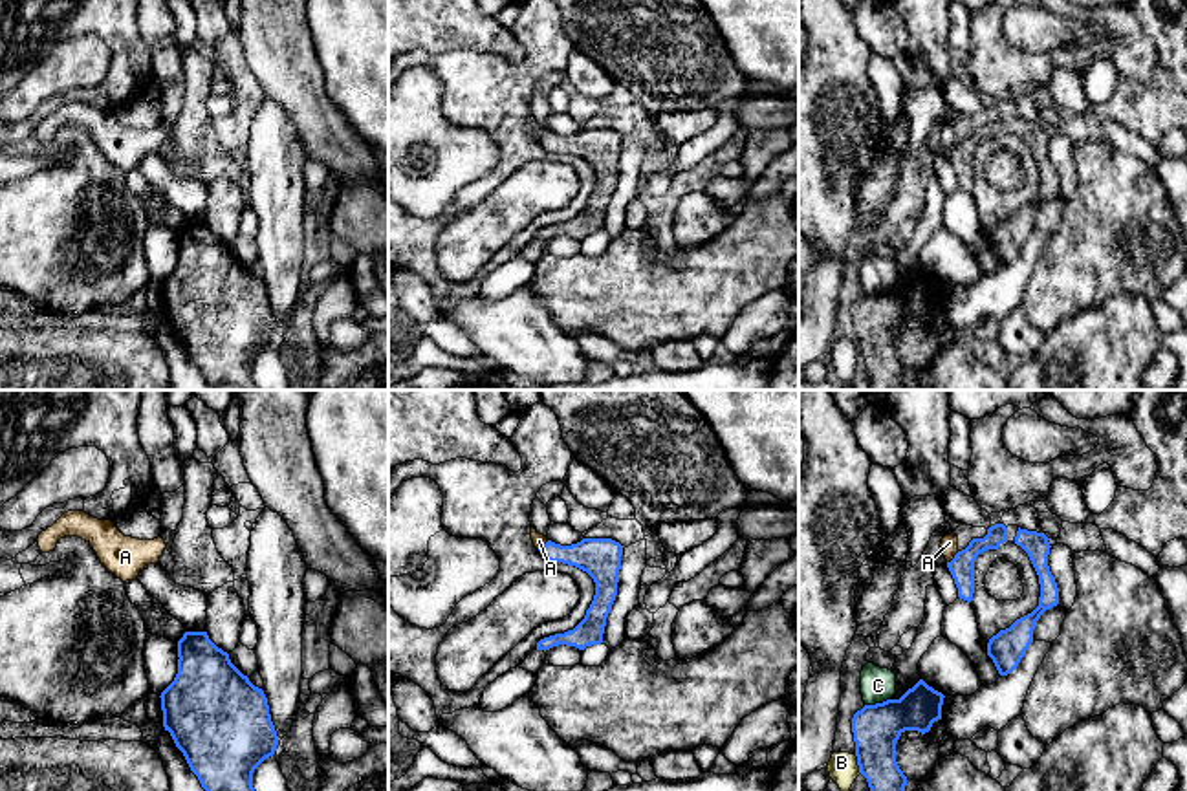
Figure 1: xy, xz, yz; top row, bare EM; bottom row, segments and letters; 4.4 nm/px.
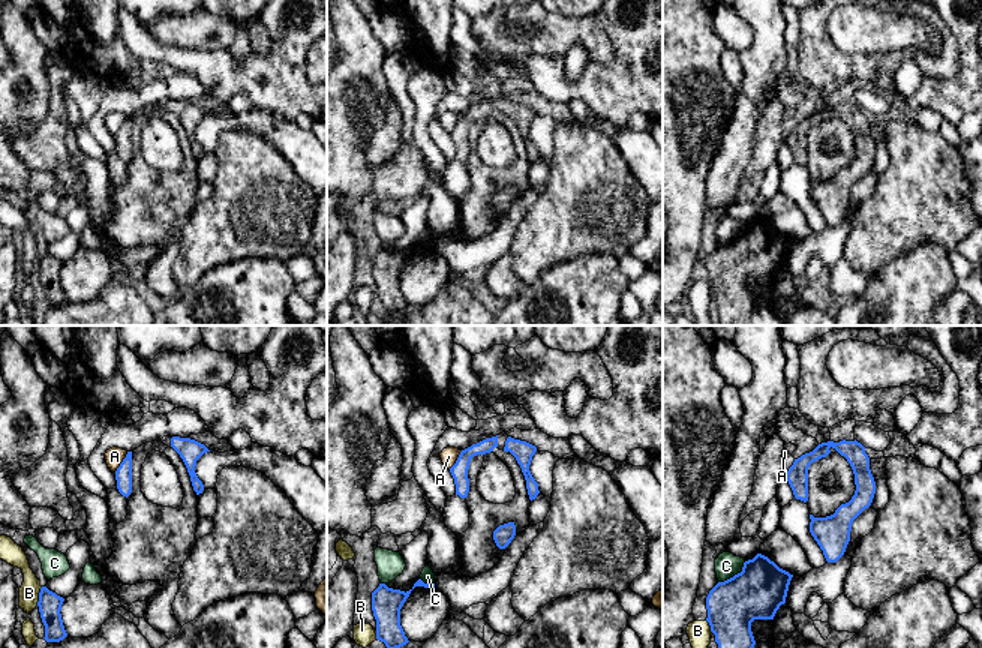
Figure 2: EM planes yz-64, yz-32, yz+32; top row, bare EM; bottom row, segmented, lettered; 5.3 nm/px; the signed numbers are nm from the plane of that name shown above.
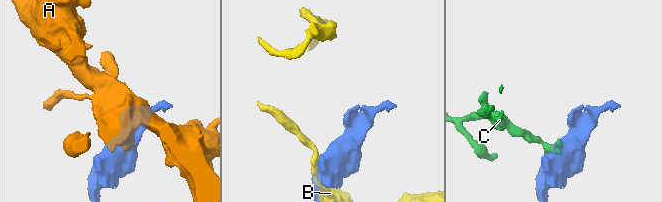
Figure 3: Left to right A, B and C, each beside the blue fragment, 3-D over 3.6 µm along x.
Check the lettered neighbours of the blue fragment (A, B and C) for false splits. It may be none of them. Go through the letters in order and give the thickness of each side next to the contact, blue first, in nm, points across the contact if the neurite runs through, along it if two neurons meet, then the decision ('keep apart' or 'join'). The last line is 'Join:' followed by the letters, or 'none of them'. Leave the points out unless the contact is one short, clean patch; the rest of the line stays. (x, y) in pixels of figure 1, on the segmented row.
A: 110/80 nm | along yz (958, 552), (947, 563) | keep apart
B: 200/130 nm | keep apart
C: 200/150 nm | along yz (889, 698), (865, 705) | keep apart
Join: none of them

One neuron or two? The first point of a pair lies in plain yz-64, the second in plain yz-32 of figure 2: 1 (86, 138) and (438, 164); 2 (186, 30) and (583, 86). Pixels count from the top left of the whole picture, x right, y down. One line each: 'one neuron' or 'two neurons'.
1: one neuron
2: two neurons

